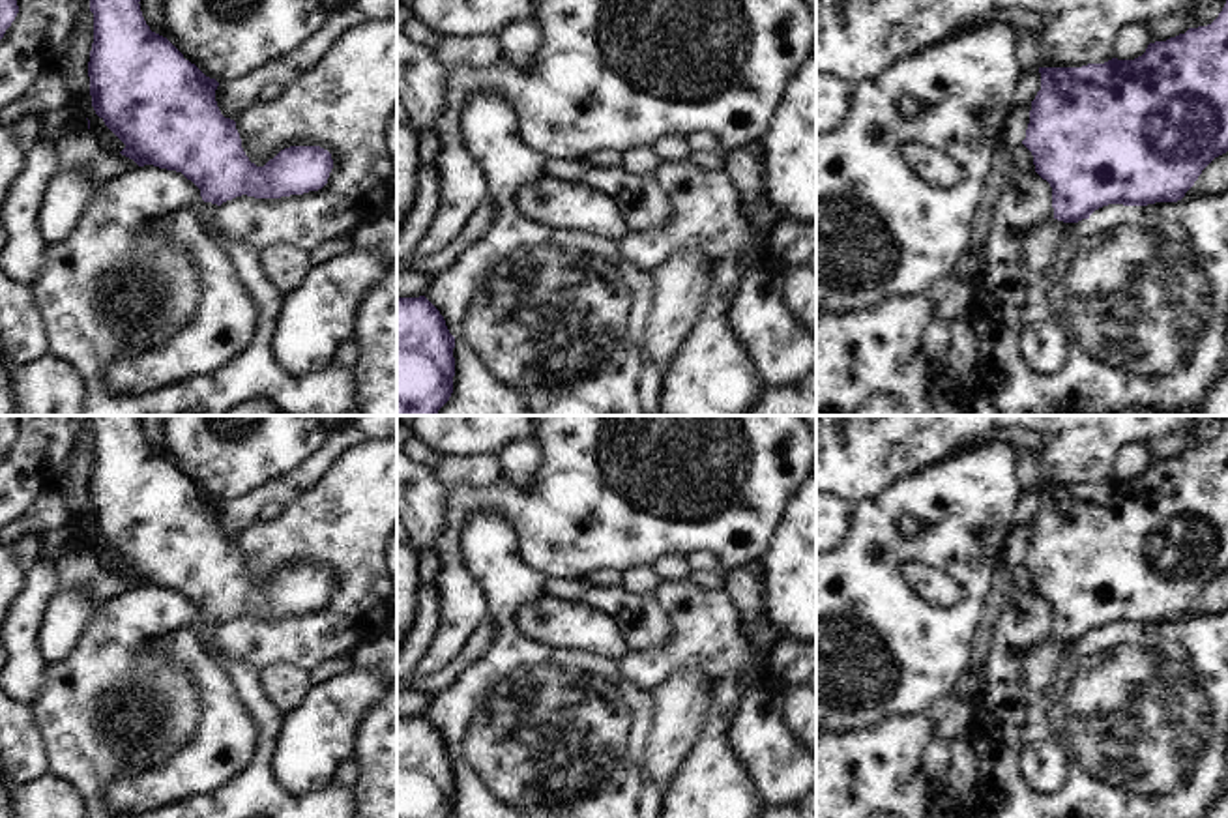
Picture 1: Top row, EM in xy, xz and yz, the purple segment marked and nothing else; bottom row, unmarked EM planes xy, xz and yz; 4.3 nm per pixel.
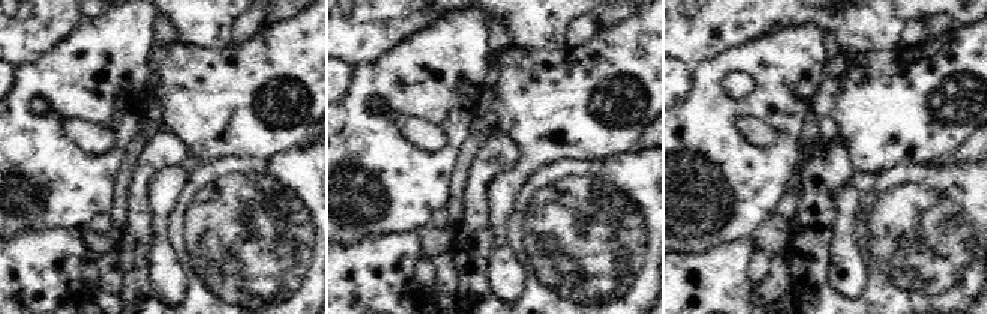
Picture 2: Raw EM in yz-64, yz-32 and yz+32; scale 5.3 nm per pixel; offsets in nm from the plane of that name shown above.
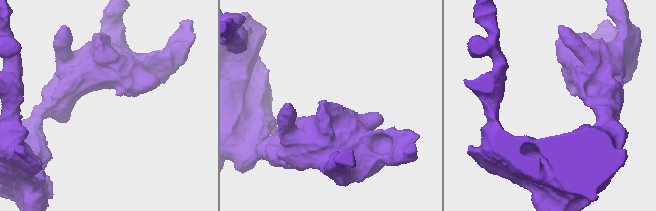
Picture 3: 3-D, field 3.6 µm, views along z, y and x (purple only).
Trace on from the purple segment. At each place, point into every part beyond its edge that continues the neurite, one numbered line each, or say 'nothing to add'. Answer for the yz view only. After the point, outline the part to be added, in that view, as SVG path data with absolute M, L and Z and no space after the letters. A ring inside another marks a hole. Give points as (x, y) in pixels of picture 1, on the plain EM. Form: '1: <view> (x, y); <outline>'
1: yz (1047, 768); M1052 638L1024 655L1026 726L1020 766L1026 784L1046 796L1063 790L1073 775L1073 762L1054 721L1063 646L1063 640Z

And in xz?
nothing to add

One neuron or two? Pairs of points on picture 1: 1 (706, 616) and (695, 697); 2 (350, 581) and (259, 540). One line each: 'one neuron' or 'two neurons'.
1: two neurons
2: one neuron

